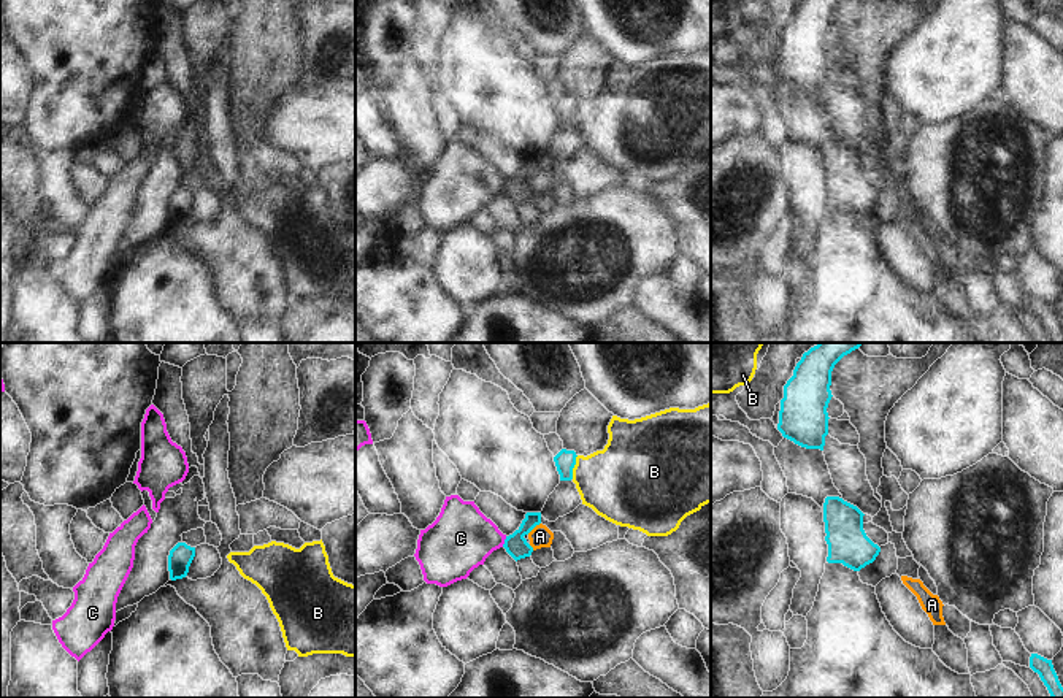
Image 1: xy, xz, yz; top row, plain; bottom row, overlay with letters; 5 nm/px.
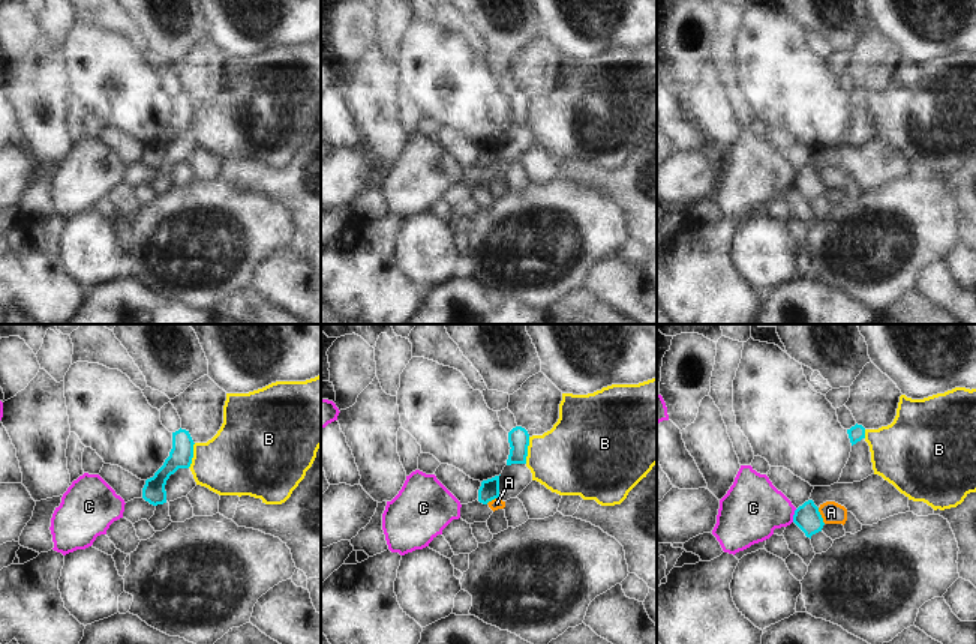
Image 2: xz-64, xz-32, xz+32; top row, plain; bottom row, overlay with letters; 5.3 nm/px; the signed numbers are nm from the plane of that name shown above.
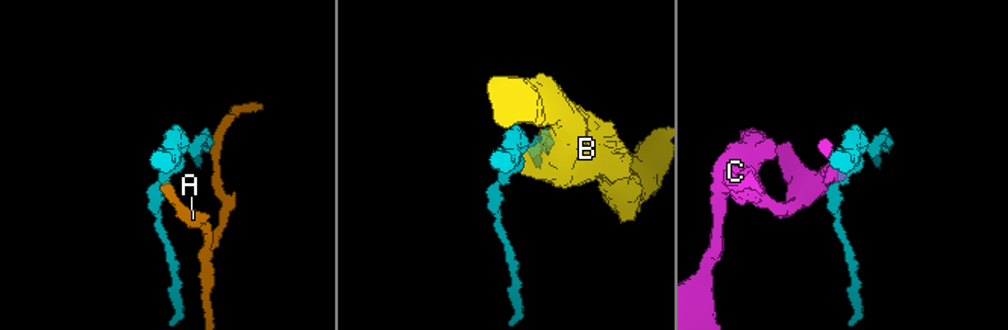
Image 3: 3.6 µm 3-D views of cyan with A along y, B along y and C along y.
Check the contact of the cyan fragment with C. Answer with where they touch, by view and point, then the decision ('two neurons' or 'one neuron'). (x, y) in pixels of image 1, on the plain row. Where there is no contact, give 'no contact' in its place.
xz (505, 186) | two neurons

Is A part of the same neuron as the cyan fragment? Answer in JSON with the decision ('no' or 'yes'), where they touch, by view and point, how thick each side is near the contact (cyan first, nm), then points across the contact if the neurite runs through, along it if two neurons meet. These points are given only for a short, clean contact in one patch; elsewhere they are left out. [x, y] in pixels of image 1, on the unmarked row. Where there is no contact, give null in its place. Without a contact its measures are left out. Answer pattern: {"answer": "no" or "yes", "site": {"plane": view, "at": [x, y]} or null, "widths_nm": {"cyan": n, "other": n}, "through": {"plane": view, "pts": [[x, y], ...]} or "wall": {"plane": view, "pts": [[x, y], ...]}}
{"answer": "no", "site": {"plane": "xz", "at": [533, 172]}, "widths_nm": {"cyan": 110, "other": 110}, "wall": {"plane": "xz", "pts": [[540, 167], [527, 178]]}}

